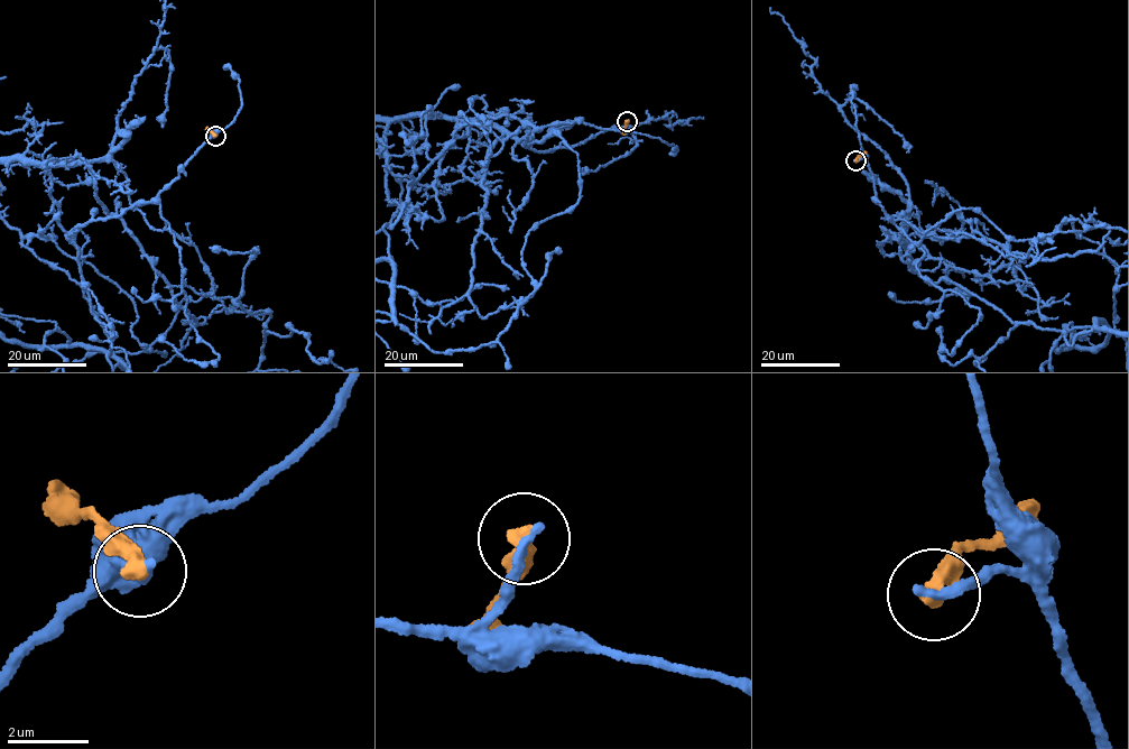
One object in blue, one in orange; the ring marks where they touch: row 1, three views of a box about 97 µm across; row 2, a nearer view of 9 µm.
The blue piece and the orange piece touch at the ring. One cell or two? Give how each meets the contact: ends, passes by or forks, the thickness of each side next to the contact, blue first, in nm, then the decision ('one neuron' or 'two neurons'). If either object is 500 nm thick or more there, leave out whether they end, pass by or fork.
blue ends; orange ends; calibres 280 and 440 nm; two neurons

